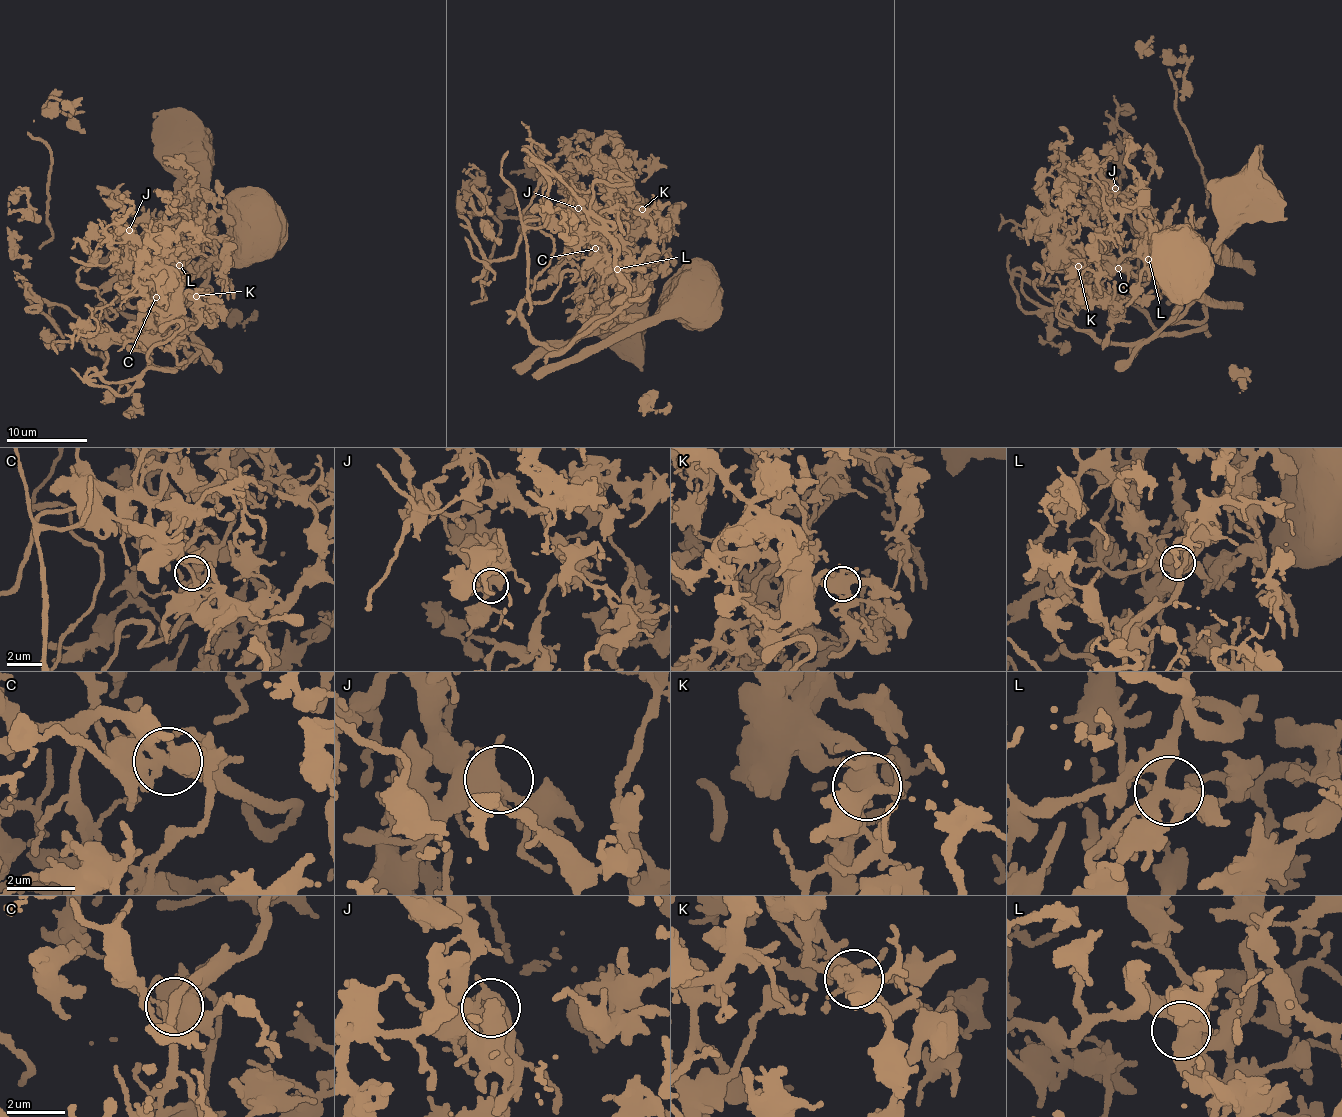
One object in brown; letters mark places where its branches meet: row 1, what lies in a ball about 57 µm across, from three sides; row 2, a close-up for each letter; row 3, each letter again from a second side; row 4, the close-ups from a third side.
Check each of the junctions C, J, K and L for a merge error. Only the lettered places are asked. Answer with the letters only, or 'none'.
K

